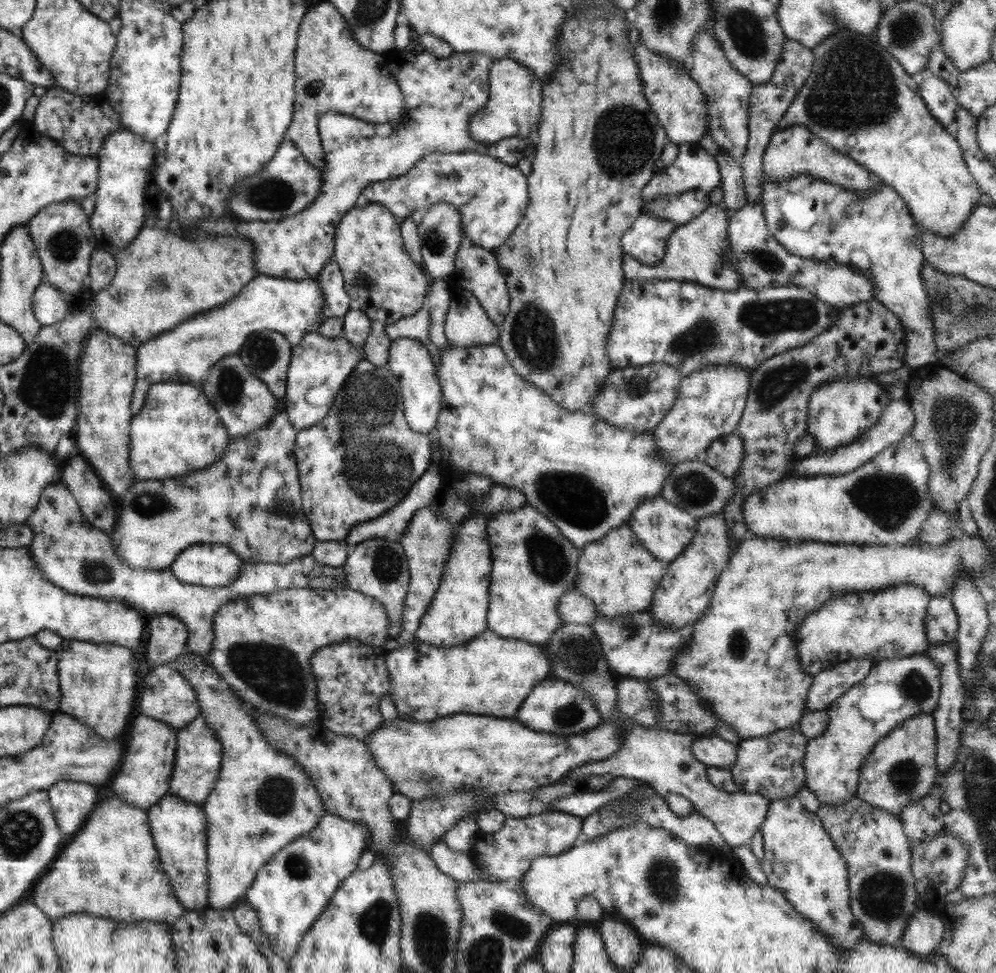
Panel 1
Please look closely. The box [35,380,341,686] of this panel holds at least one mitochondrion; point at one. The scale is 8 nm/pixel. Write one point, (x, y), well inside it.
(149, 504)

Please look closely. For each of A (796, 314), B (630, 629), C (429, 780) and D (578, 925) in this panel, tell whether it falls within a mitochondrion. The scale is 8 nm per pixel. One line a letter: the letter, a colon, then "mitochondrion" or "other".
A: mitochondrion
B: mitochondrion
C: mitochondrion
D: other

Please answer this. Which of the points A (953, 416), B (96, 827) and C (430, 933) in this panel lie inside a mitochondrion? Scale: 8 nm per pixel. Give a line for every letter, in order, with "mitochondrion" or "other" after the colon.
A: mitochondrion
B: other
C: mitochondrion

